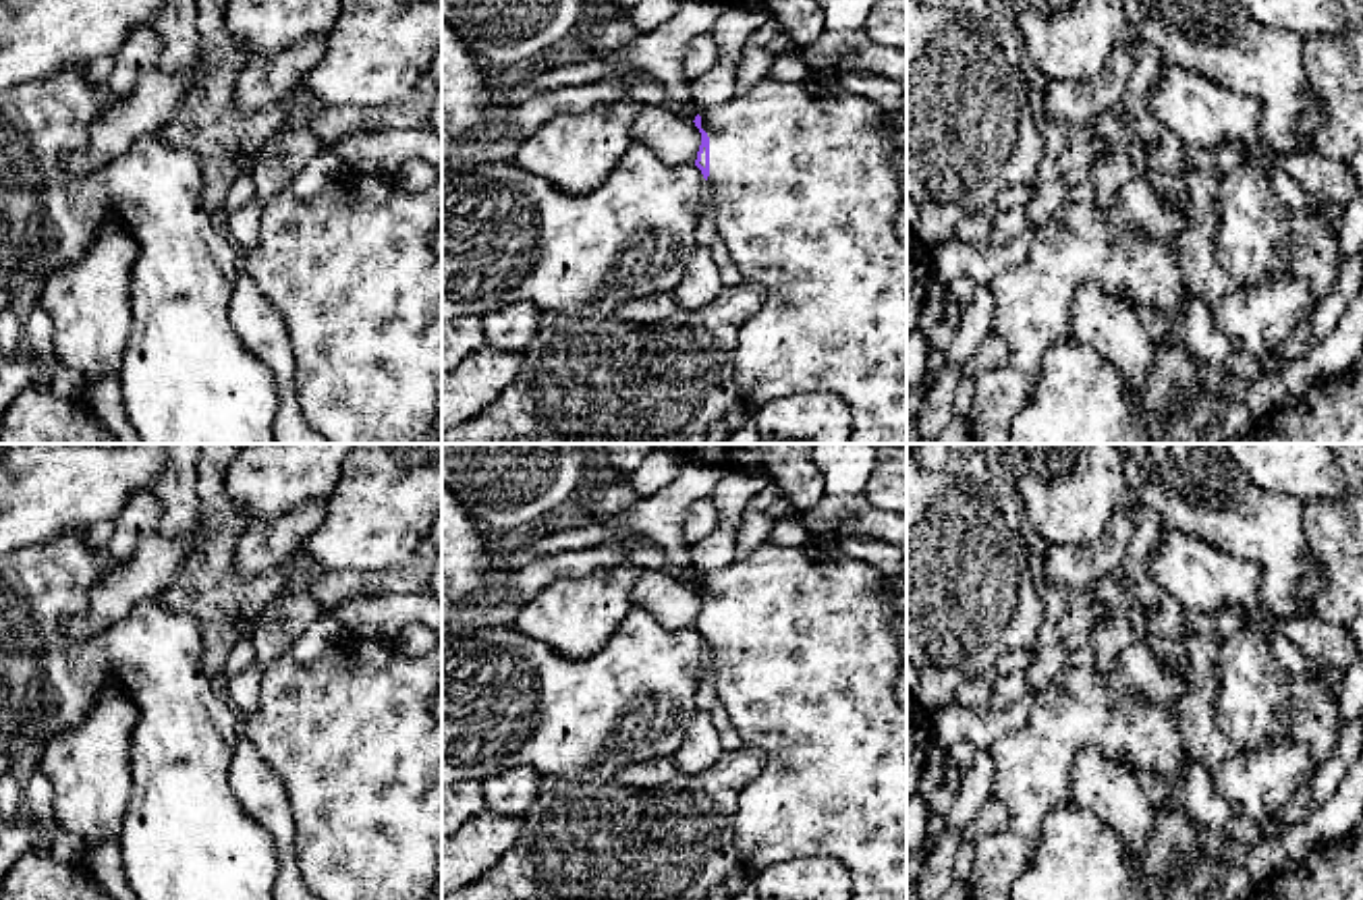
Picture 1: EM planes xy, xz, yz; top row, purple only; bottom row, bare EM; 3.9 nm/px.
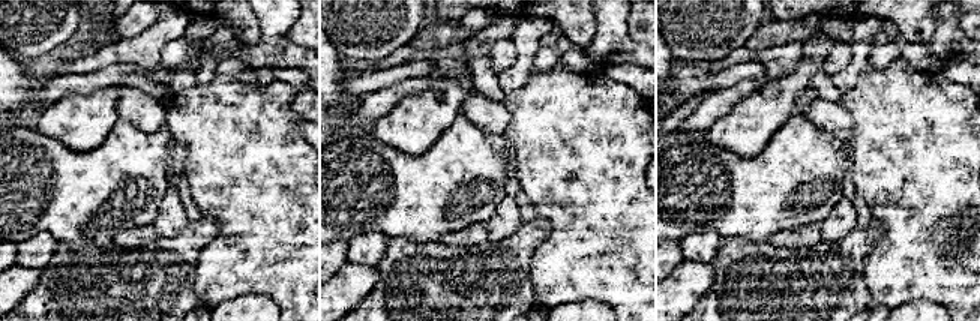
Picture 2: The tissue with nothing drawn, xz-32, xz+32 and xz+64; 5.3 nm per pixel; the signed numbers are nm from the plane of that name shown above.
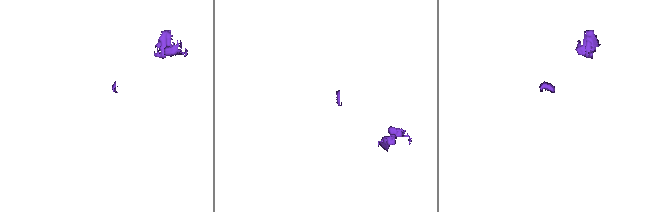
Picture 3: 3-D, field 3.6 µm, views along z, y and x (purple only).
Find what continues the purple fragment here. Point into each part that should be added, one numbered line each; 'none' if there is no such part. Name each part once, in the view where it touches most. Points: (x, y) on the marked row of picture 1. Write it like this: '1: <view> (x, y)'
1: xz (808, 202)

